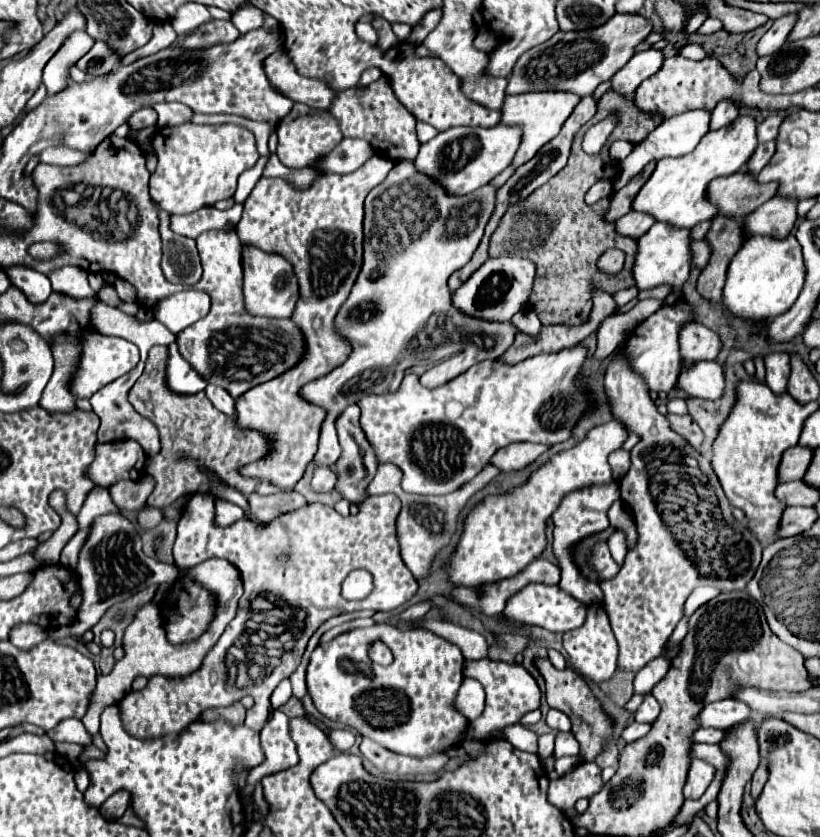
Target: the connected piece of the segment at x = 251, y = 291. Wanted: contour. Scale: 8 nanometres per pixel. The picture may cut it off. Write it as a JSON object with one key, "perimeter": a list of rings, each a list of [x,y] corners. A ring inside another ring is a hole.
{"perimeter":[[[243,247],[243,287],[244,307],[254,317],[272,317],[272,319],[284,319],[290,317],[296,299],[298,299],[298,283],[292,273],[292,267],[288,261],[284,261],[280,255],[264,253],[256,247]]]}

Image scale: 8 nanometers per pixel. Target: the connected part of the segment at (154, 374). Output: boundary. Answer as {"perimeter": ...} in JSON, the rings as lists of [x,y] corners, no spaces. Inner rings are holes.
{"perimeter":[[[152,347],[140,379],[128,393],[128,401],[134,405],[134,409],[156,423],[162,441],[160,453],[146,461],[146,473],[156,479],[156,487],[148,497],[148,505],[164,509],[184,493],[208,493],[208,479],[202,473],[202,467],[212,469],[214,473],[218,473],[218,477],[230,483],[230,487],[240,489],[244,495],[252,493],[258,481],[242,477],[238,469],[266,455],[268,439],[258,431],[238,429],[234,417],[228,417],[222,411],[214,409],[206,393],[198,395],[172,393],[164,383],[164,369],[166,347]]]}

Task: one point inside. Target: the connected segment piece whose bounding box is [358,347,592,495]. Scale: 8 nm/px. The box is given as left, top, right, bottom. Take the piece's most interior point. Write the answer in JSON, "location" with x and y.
{"location":[423,431]}

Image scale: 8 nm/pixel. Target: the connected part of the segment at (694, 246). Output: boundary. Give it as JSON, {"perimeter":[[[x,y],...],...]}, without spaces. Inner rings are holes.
{"perimeter":[[[696,241],[690,243],[690,253],[692,253],[692,267],[706,267],[708,259],[710,259],[710,247],[706,247],[704,241]]]}

